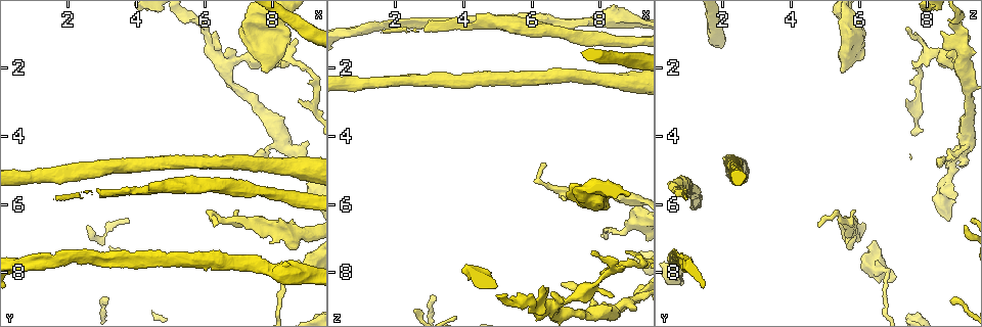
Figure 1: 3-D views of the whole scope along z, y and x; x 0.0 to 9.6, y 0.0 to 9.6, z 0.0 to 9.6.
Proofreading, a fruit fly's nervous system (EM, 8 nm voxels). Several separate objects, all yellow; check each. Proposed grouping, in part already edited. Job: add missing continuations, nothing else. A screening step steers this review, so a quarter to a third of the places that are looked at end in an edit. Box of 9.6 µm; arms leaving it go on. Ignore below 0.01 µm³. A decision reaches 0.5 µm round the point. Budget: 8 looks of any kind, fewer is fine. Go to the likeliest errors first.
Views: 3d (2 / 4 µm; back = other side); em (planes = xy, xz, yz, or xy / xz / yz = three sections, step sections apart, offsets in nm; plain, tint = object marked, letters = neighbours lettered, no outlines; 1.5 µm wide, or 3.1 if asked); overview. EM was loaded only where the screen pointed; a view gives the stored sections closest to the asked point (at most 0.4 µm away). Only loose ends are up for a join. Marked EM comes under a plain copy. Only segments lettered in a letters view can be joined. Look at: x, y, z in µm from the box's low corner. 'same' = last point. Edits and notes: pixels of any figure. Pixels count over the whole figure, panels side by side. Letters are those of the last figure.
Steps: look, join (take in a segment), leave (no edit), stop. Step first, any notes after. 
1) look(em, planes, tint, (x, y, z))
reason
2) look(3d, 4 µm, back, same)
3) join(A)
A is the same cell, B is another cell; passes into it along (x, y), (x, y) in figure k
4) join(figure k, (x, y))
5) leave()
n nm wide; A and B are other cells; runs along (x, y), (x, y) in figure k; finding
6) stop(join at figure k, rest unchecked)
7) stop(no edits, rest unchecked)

look(3d, 2 µm, back, (2.90, 5.50, 0.90))
branch stops here

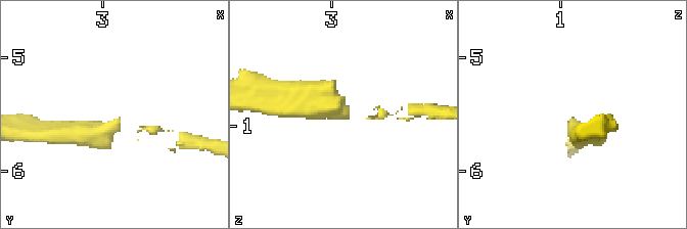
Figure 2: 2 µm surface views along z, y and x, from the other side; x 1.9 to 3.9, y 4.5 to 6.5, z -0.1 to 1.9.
look(em, planes, letters, (2.86, 5.56, 0.94))
shape alone is not enough

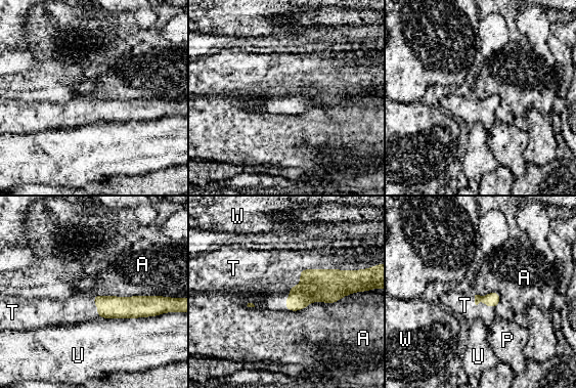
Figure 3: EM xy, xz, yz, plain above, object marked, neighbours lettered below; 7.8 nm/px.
join(T)
T is the same cell, A, P, U and W are other cells; it goes on there

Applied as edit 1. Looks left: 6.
look(em, planes, letters, (6.25, 6.65, 4.80))
branch stops here

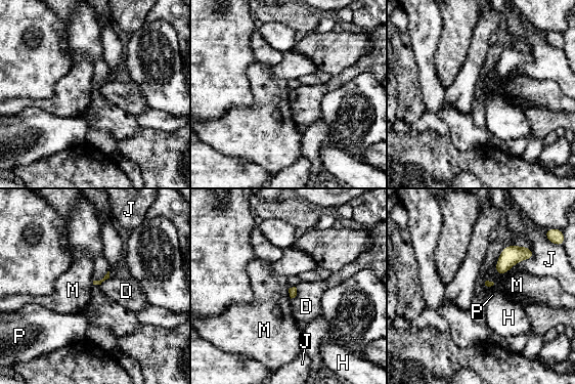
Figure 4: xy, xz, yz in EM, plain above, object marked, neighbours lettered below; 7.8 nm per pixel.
leave()
M touches over 300 nm; D, H, J, M and P are other cells; border along (518, 245), (502, 249), (497, 275) in figure 4; none of them fits

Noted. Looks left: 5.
look(3d, 4 µm, (7.70, 0.80, 7.50))
free end

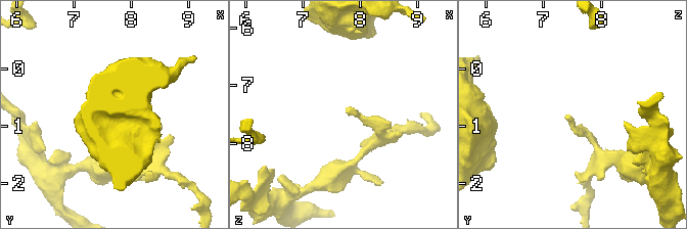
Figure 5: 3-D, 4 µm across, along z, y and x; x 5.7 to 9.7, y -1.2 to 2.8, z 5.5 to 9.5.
look(em, planes, tint, (7.75, 0.80, 7.45))

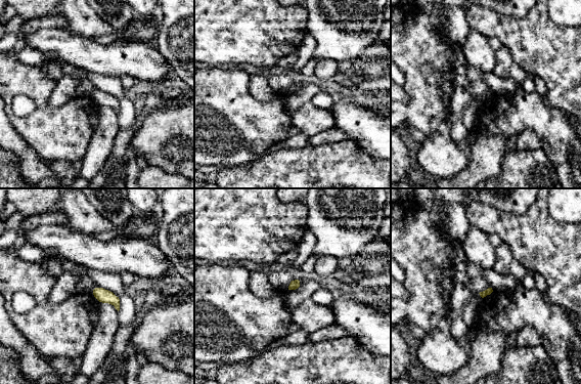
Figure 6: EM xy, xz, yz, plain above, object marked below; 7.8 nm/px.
look(em, planes, letters, same)
see the neighbours

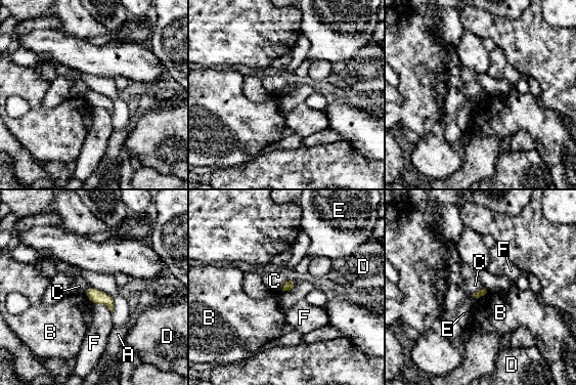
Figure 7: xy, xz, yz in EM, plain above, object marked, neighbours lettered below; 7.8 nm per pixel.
leave()
A, B, C, D, E and F are other cells; border along (288, 279), (281, 290) in figure 7; none of them fits

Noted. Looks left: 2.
stop(join at figure 3, rest unchecked)

